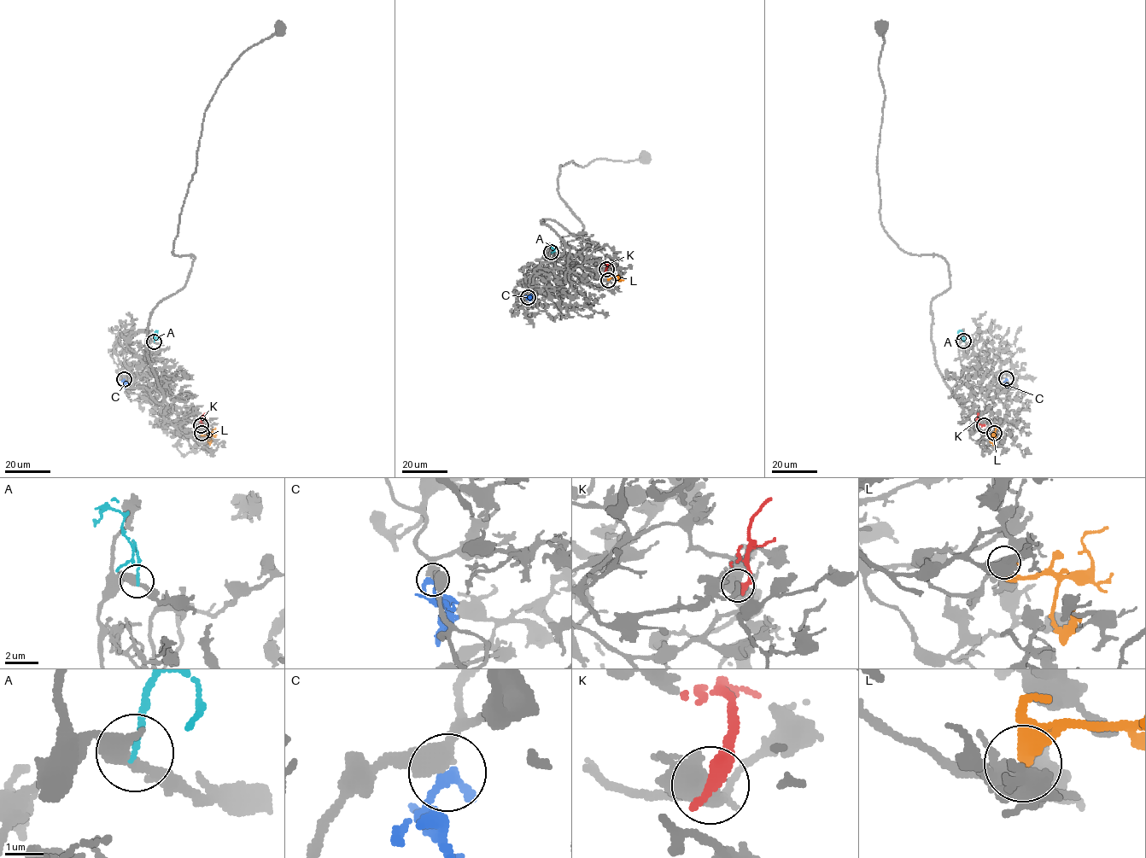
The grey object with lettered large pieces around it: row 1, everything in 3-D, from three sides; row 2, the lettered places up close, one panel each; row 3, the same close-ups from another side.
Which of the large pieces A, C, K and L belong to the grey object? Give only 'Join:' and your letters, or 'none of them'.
Join: none of them

